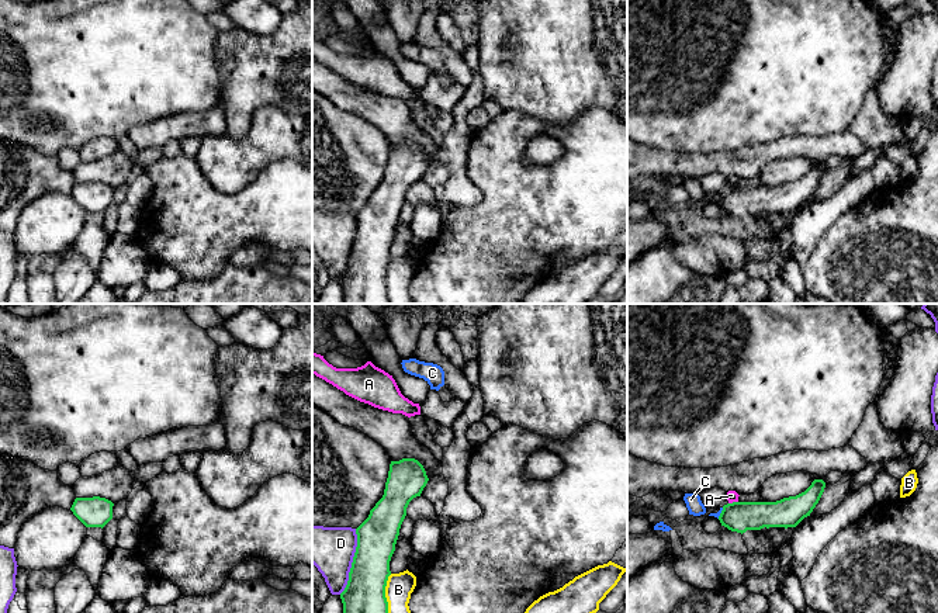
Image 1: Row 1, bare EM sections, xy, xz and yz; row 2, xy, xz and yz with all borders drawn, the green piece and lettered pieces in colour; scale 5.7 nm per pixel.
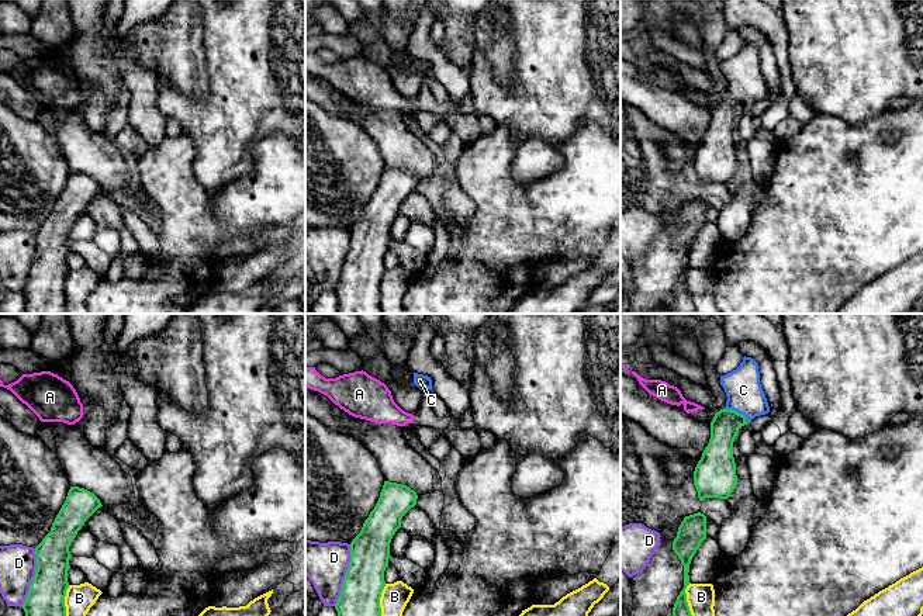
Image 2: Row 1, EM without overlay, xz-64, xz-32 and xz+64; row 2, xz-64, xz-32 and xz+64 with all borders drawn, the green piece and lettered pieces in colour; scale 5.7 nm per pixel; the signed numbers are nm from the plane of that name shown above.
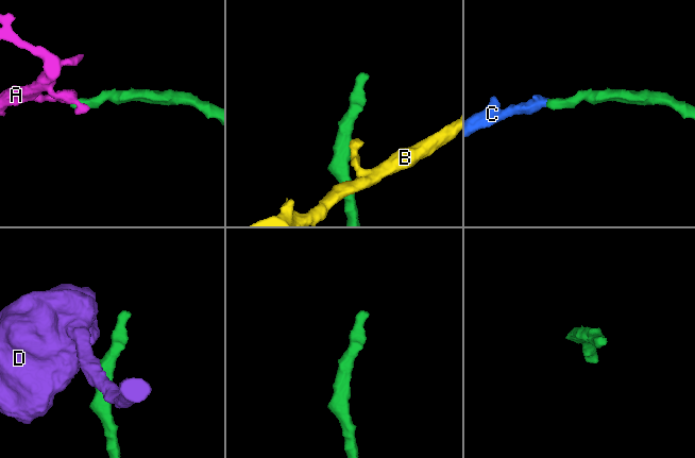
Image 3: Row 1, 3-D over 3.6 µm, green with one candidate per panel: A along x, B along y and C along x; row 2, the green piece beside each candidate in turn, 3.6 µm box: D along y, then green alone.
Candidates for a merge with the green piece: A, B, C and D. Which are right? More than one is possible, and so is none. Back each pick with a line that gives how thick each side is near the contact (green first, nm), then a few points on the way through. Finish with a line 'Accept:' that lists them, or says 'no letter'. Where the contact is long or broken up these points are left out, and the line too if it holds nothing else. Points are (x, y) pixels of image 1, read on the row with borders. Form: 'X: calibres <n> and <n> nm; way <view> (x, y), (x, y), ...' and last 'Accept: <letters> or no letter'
C: calibres 180 and 30 nm; way yz (739, 516), (720, 513), (716, 515)
Accept: C

